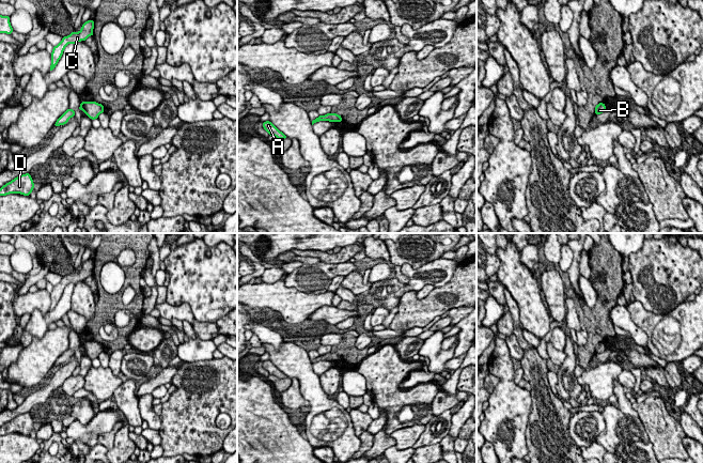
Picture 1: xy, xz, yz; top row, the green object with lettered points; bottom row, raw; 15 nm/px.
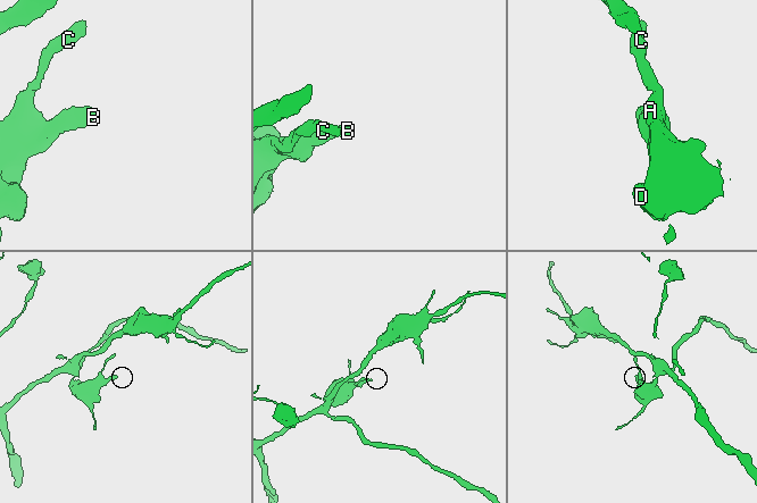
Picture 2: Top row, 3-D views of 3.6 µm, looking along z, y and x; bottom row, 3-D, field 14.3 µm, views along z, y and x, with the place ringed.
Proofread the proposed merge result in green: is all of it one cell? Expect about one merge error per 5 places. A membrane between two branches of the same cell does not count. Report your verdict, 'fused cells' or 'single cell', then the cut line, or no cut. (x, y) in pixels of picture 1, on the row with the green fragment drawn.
single cell | no cut

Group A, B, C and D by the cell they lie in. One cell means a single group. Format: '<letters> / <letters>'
A B C D

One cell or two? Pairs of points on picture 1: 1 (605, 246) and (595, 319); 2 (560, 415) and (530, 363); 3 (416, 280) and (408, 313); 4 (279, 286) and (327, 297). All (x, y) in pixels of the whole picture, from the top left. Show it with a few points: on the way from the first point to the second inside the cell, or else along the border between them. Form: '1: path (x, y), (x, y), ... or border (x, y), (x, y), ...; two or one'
1: path (610, 264), (610, 289), (602, 301); one
2: path (547, 402), (541, 394), (536, 375); one
3: border (416, 291), (407, 291), (400, 299); two
4: path (291, 297), (293, 299), (315, 299); one

